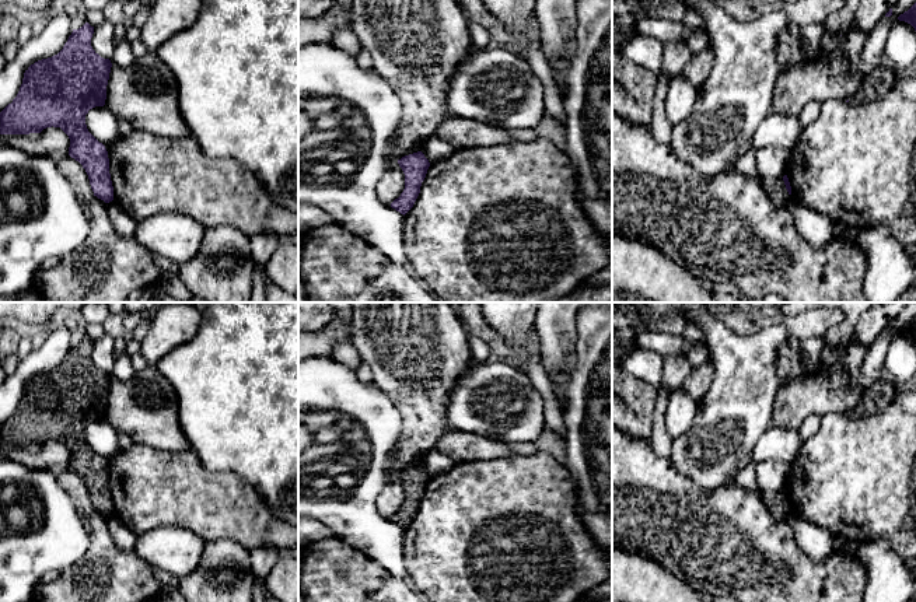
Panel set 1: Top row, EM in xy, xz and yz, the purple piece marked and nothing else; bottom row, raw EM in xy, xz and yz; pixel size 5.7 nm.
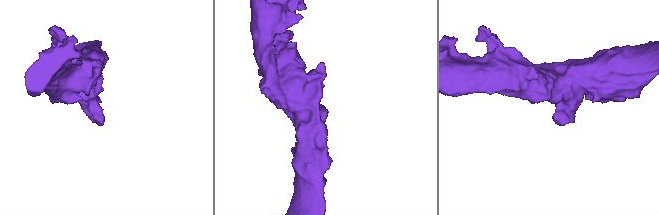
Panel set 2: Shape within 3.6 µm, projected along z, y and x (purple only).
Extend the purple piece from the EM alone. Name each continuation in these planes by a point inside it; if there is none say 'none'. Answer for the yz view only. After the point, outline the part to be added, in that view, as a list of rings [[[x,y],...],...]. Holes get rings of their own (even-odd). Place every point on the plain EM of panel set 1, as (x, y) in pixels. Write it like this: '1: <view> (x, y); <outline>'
none

